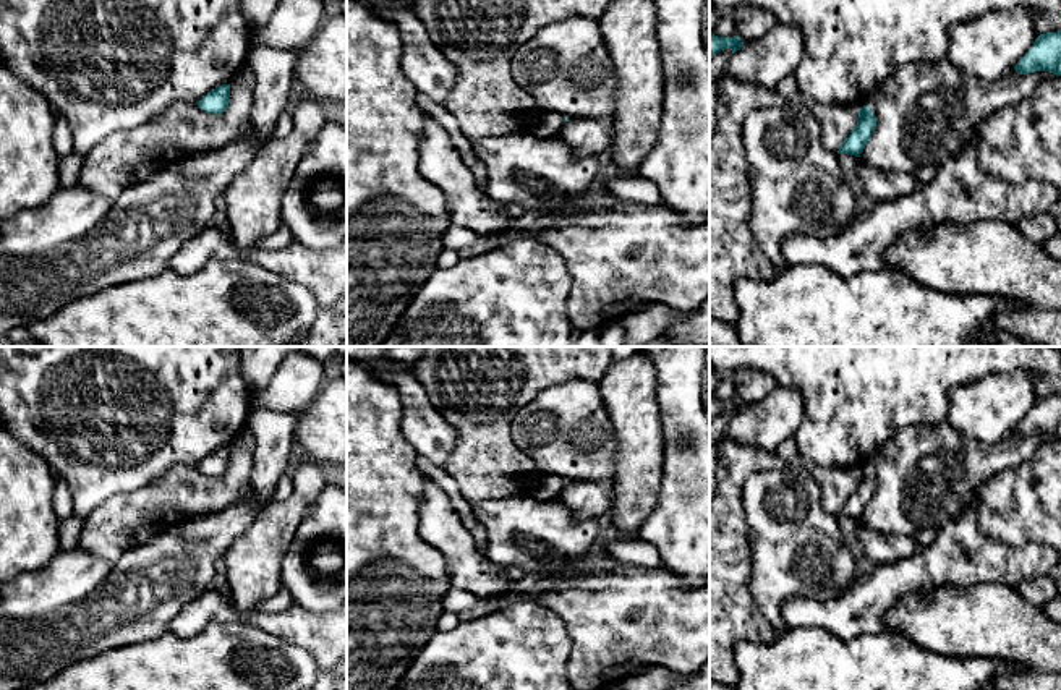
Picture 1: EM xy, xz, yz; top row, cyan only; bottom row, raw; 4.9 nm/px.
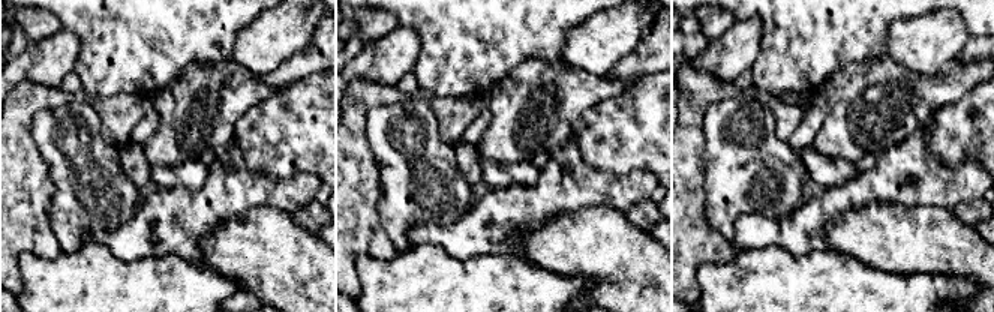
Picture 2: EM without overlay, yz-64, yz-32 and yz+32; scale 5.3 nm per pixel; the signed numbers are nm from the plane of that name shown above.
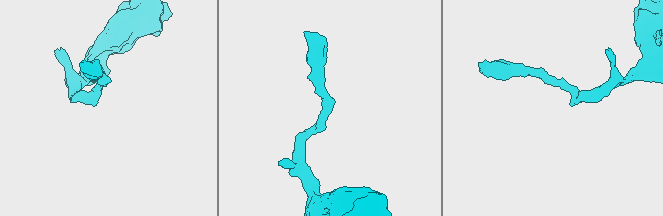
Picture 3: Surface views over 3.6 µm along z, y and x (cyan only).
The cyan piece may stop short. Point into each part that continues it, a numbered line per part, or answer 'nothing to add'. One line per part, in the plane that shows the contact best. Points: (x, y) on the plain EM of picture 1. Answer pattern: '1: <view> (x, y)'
nothing to add

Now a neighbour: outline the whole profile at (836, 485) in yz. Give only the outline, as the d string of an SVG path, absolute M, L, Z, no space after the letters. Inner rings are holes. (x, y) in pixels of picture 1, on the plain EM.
M810 465L812 476L820 486L821 505L826 513L837 517L841 507L855 491L862 470Z

